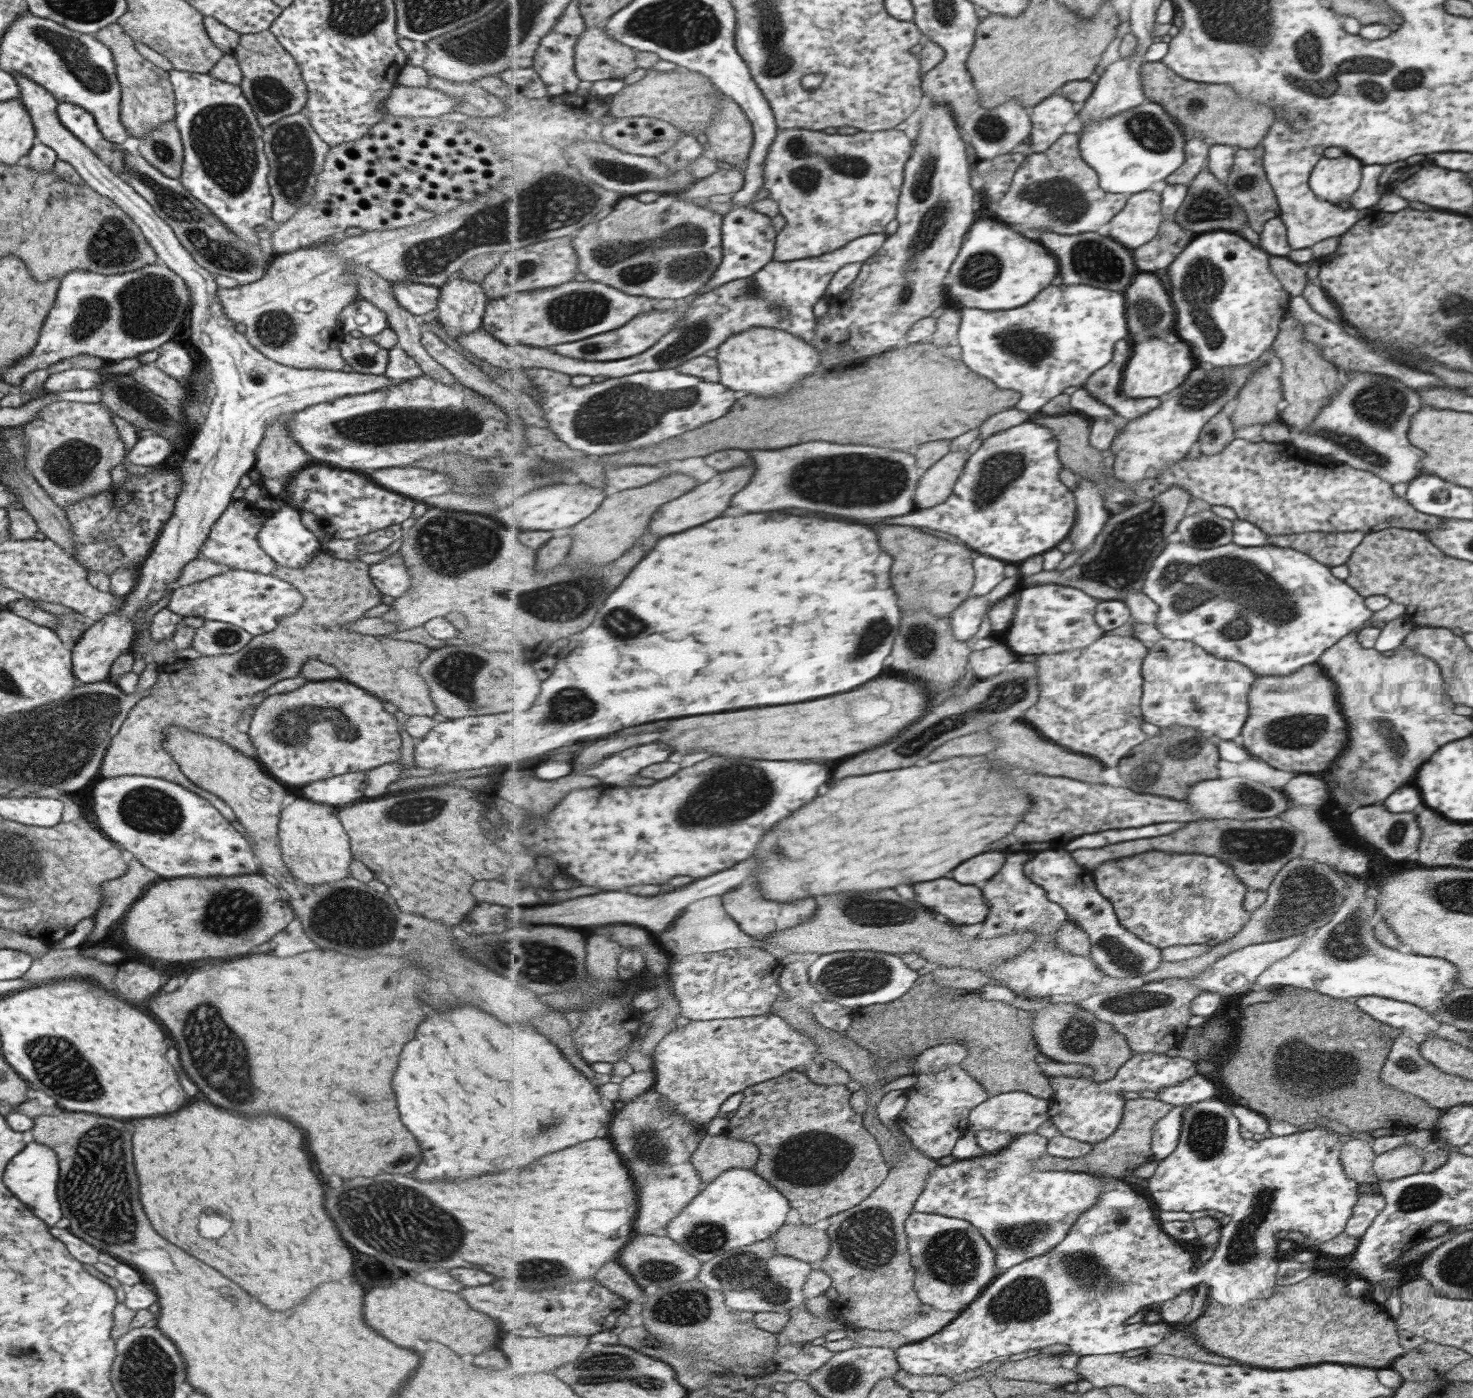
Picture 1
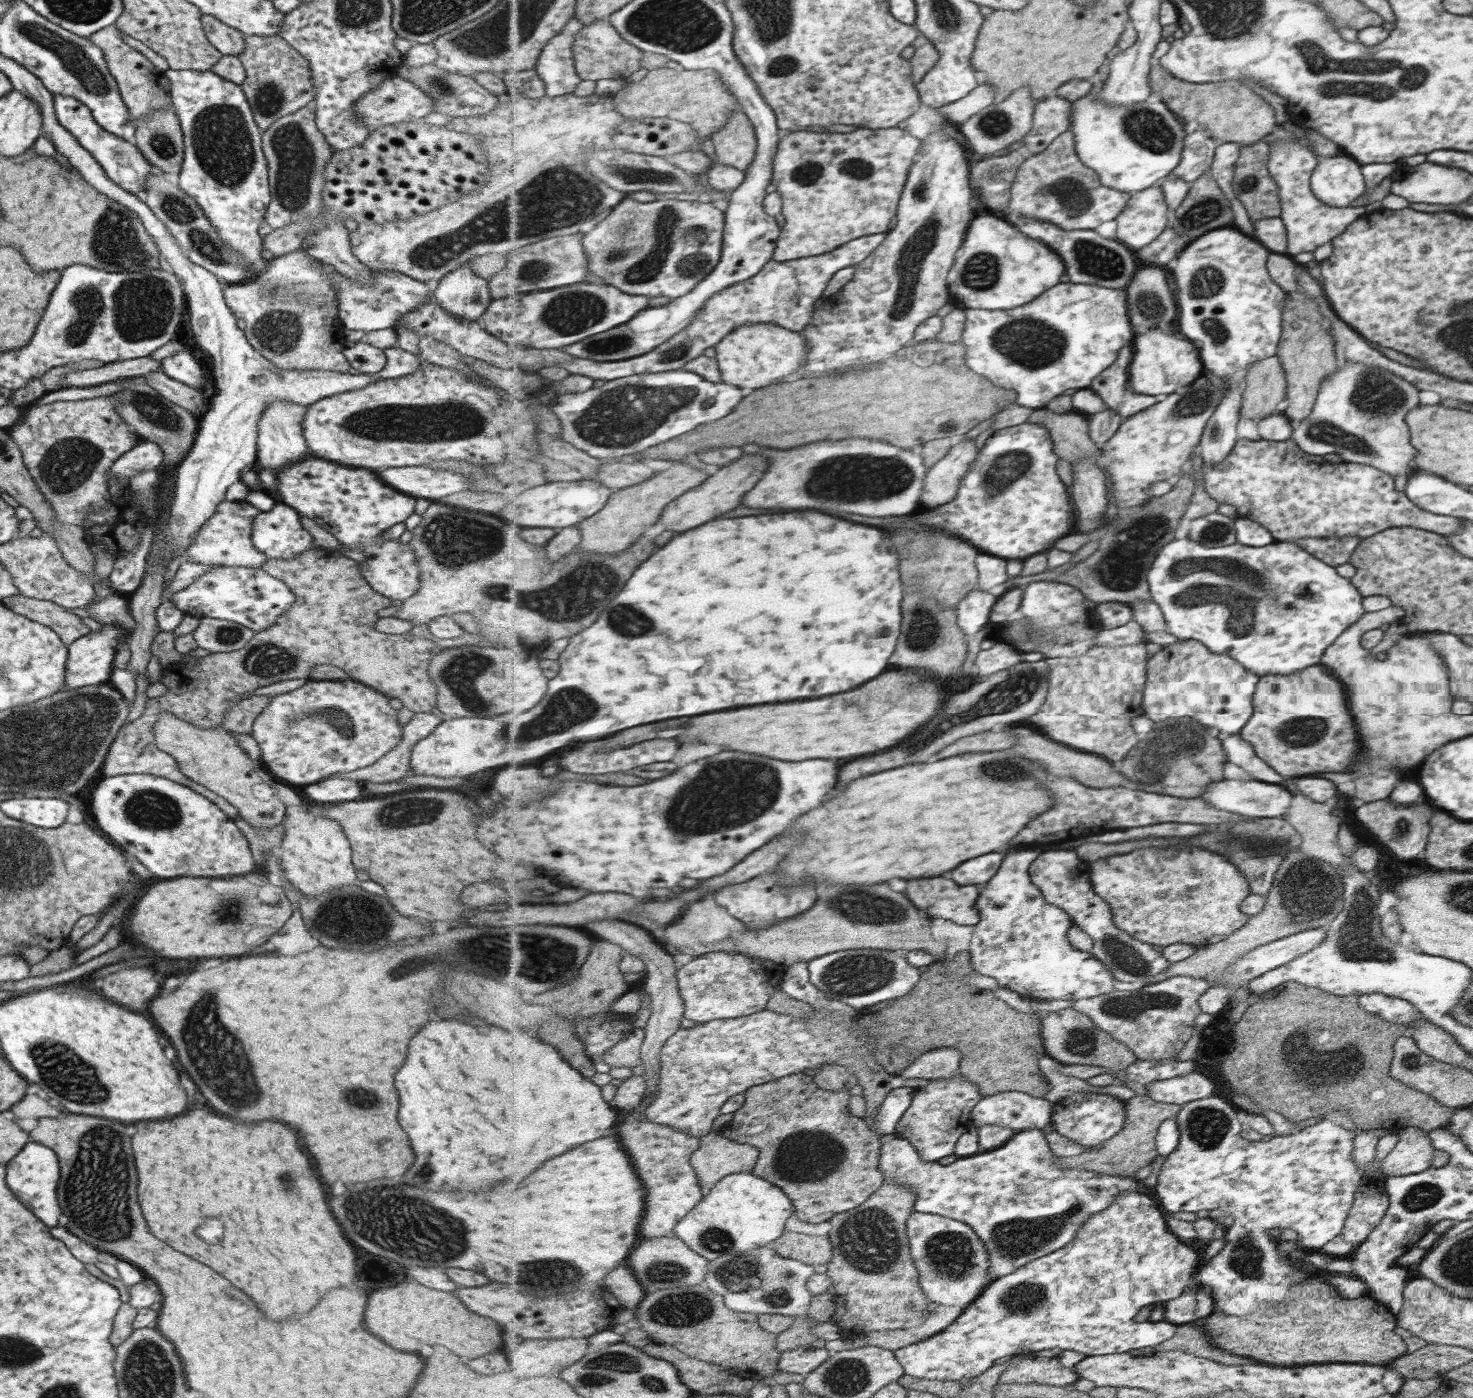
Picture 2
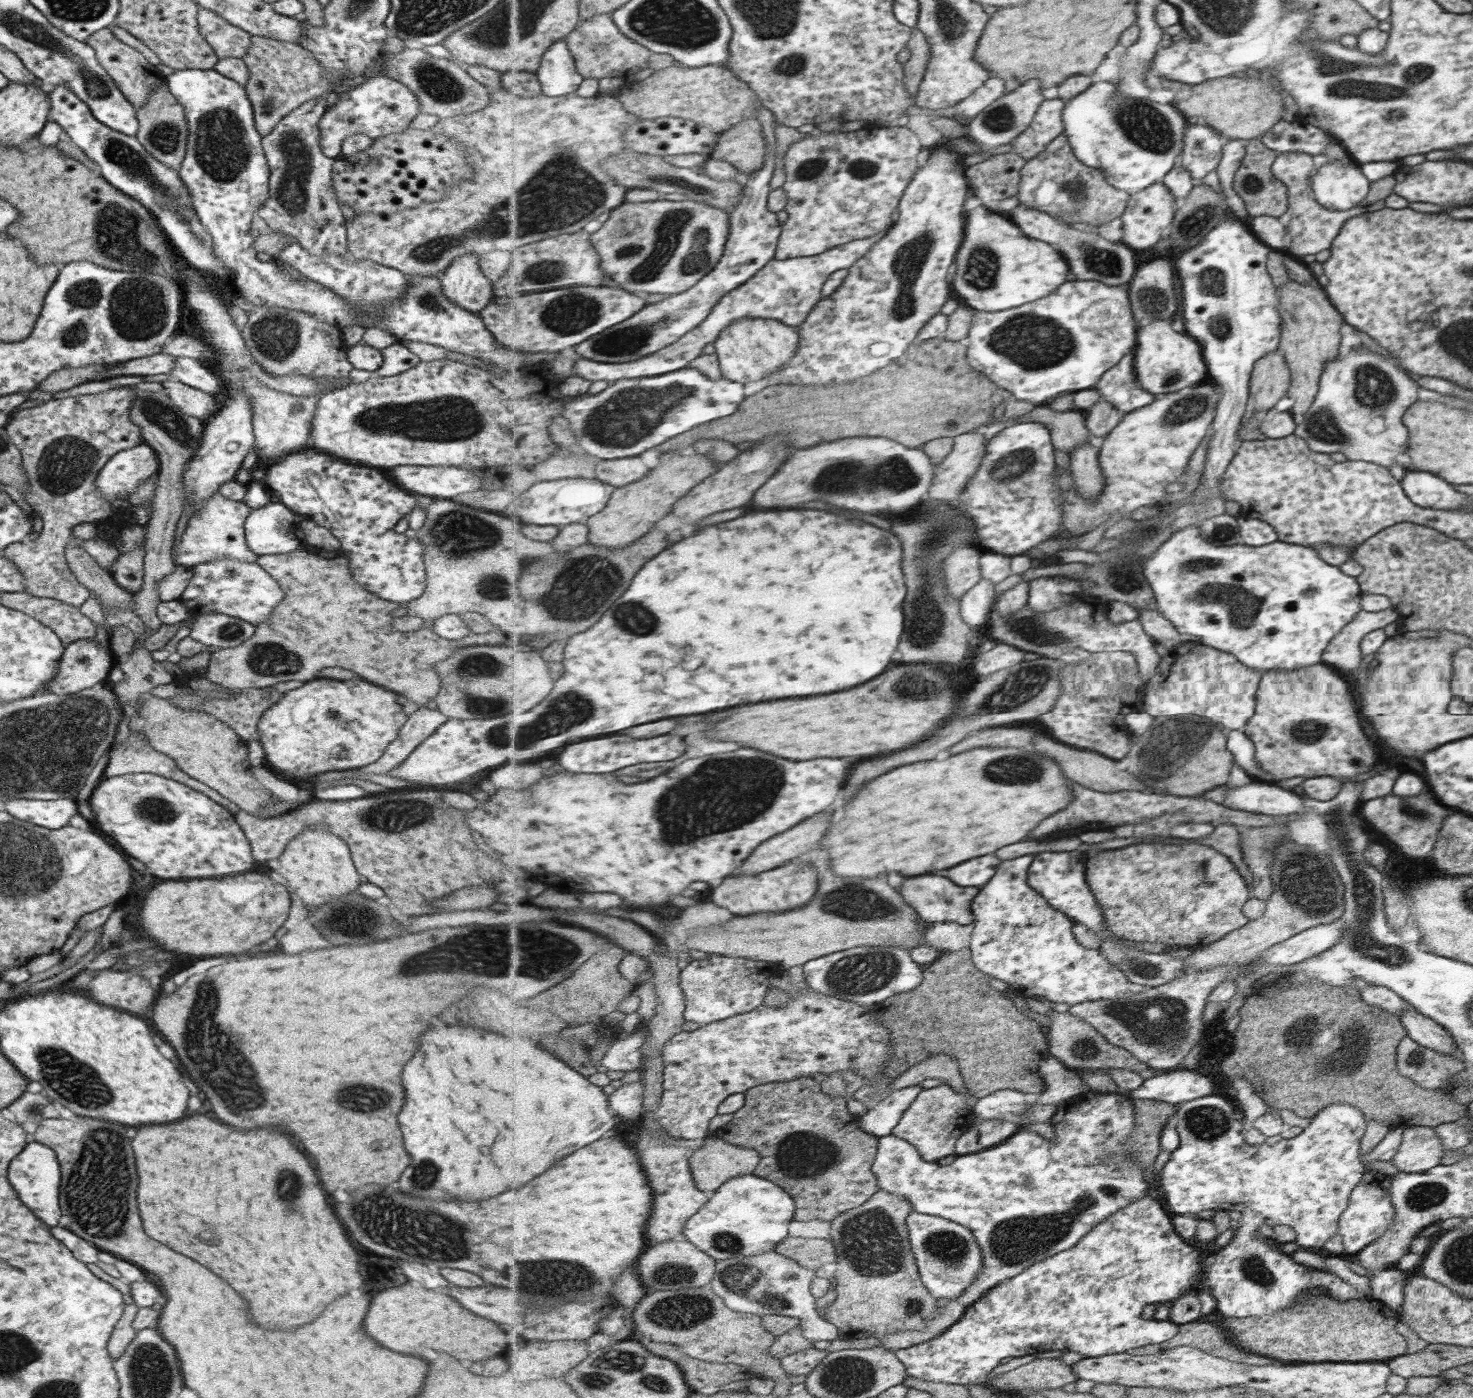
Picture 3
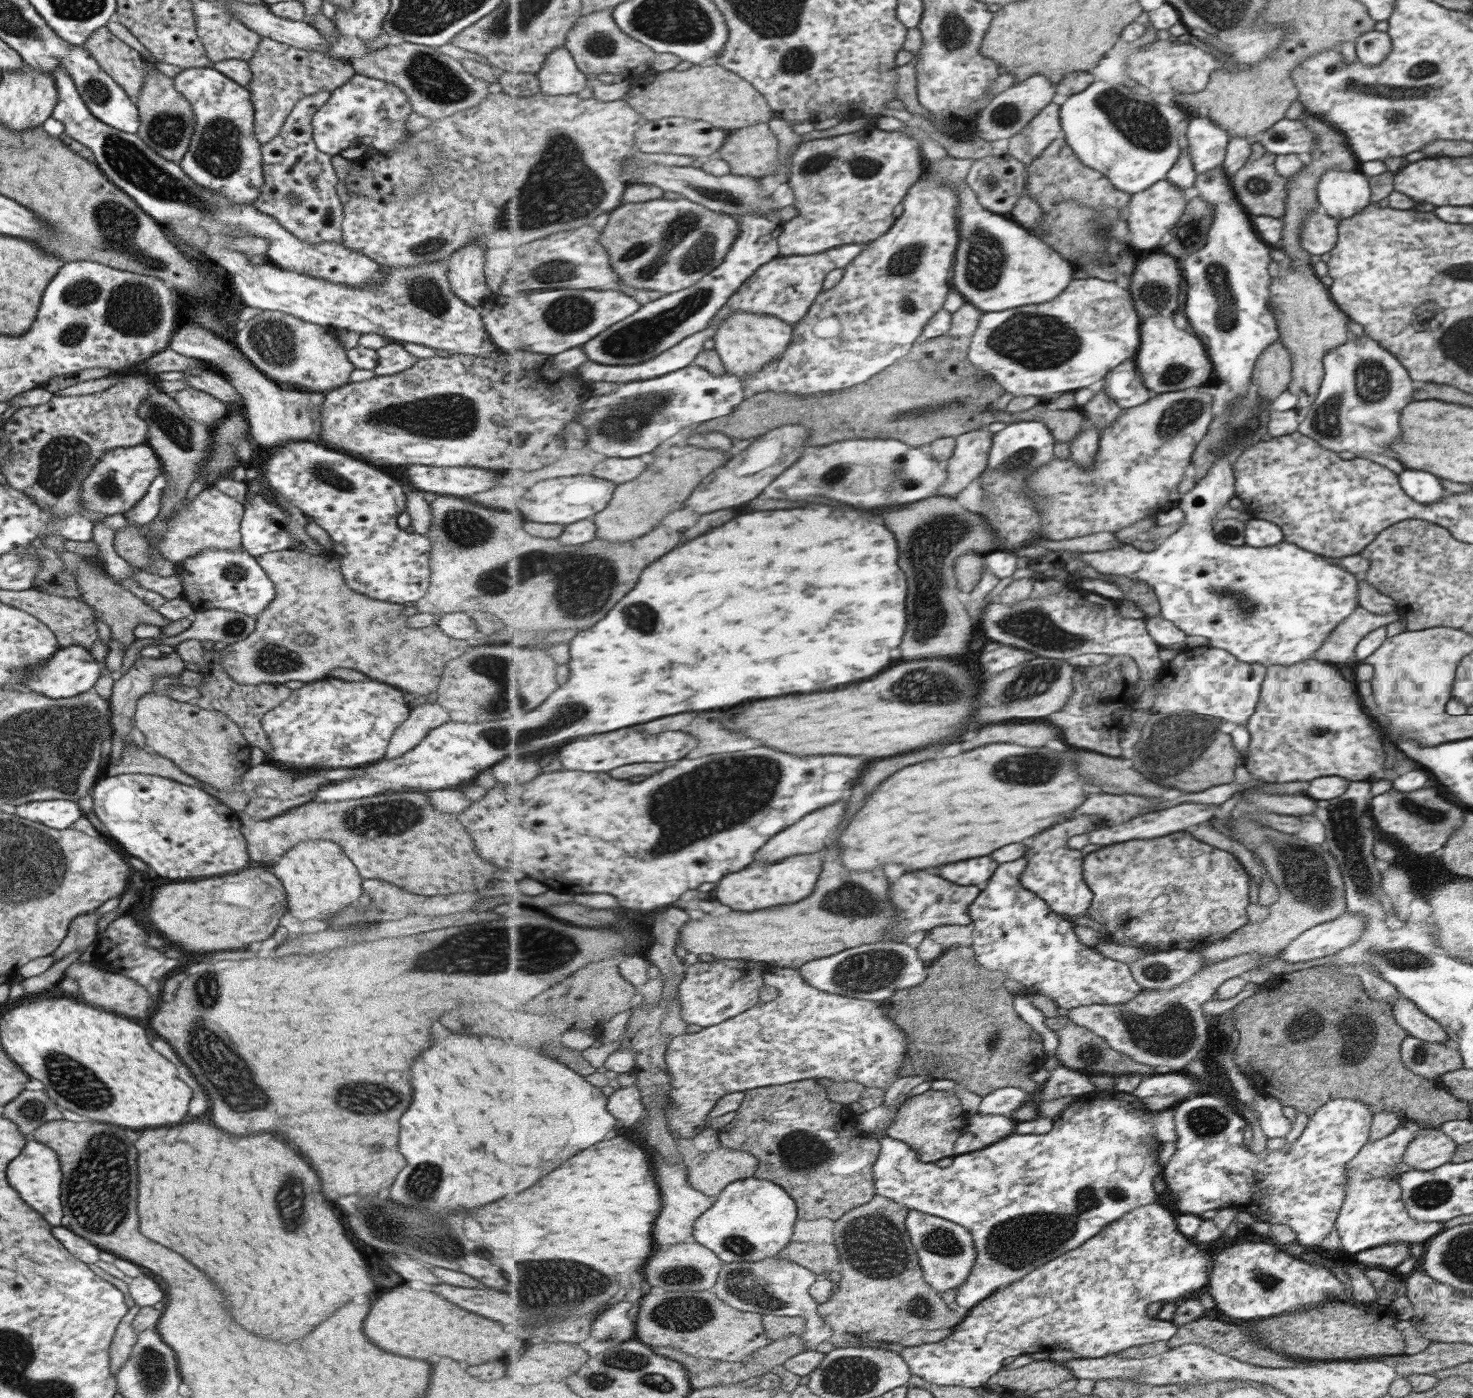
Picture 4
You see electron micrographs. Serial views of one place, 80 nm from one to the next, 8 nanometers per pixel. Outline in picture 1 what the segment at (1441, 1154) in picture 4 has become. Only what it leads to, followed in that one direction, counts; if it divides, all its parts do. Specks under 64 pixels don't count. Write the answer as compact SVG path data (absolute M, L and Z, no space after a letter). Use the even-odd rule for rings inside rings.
M1408 1144L1401 1145L1396 1149L1375 1155L1371 1168L1379 1180L1393 1180L1410 1174L1417 1174L1423 1164L1424 1150Z

